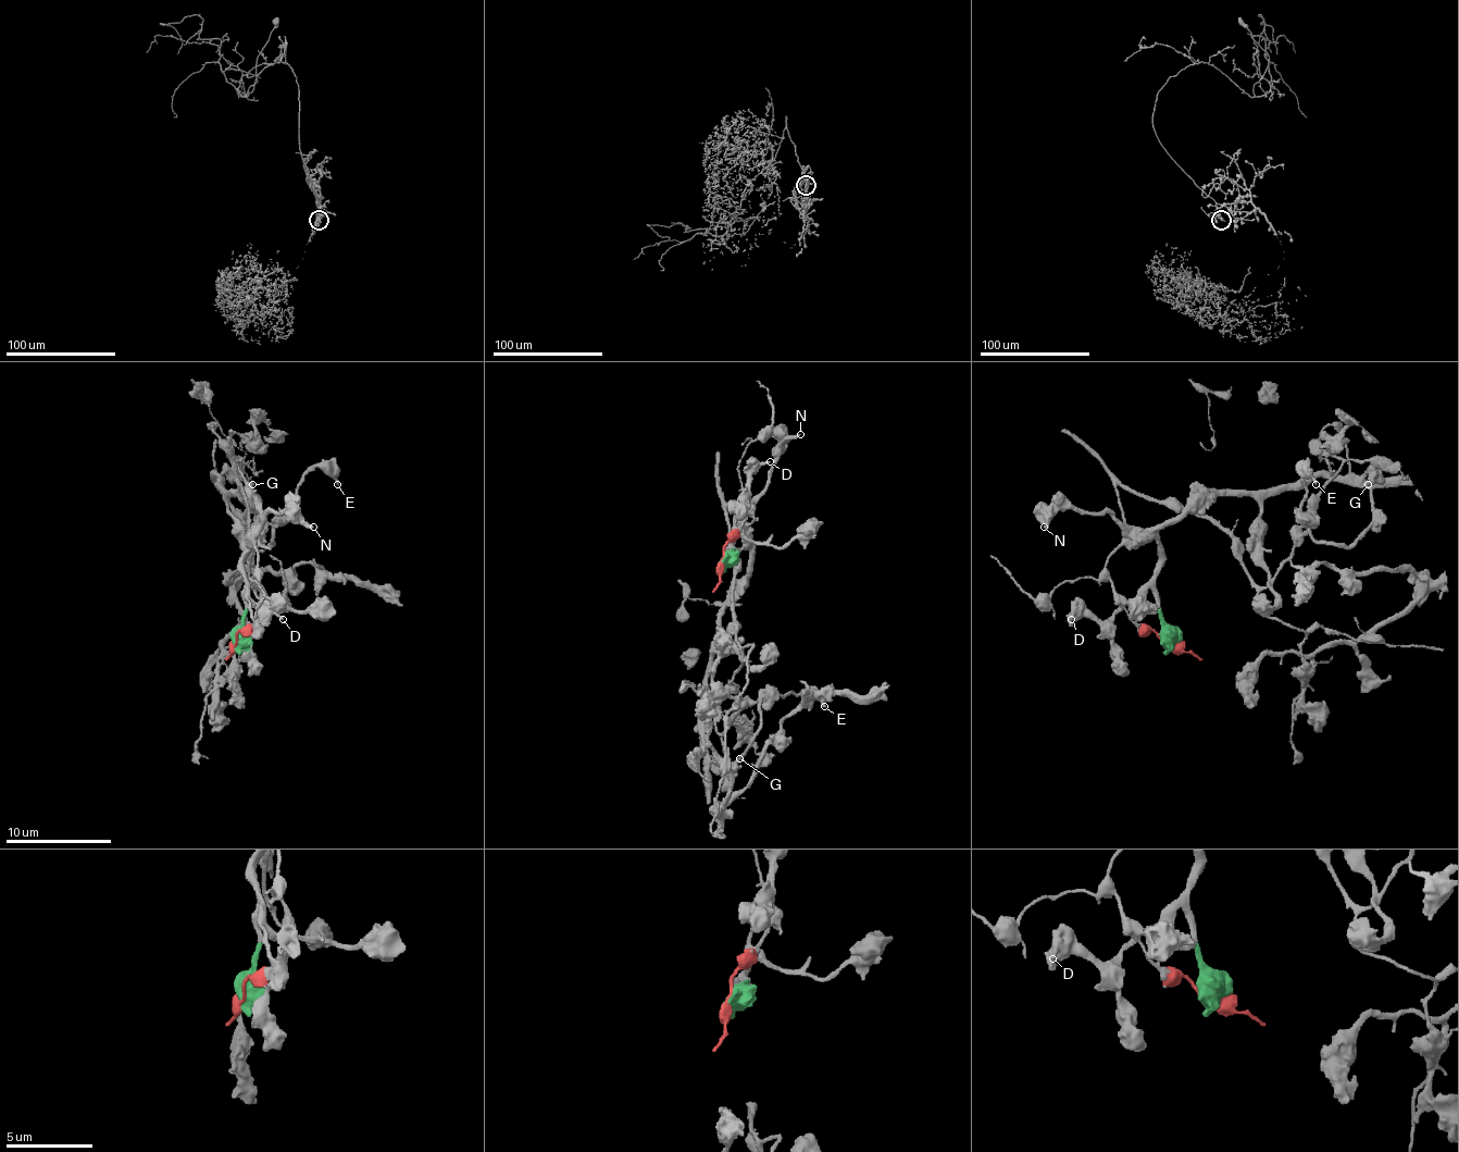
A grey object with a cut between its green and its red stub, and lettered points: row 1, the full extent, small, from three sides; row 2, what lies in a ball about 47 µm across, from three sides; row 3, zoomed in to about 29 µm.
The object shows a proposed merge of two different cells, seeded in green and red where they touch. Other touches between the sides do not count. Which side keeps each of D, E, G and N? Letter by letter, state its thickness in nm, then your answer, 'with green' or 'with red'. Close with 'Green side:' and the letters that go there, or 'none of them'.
D: calibre 180 nm; with green
E: calibre 180 nm; with green
G: calibre 180 nm; with green
N: calibre 260 nm; with green
Green side: D, E, G, N

